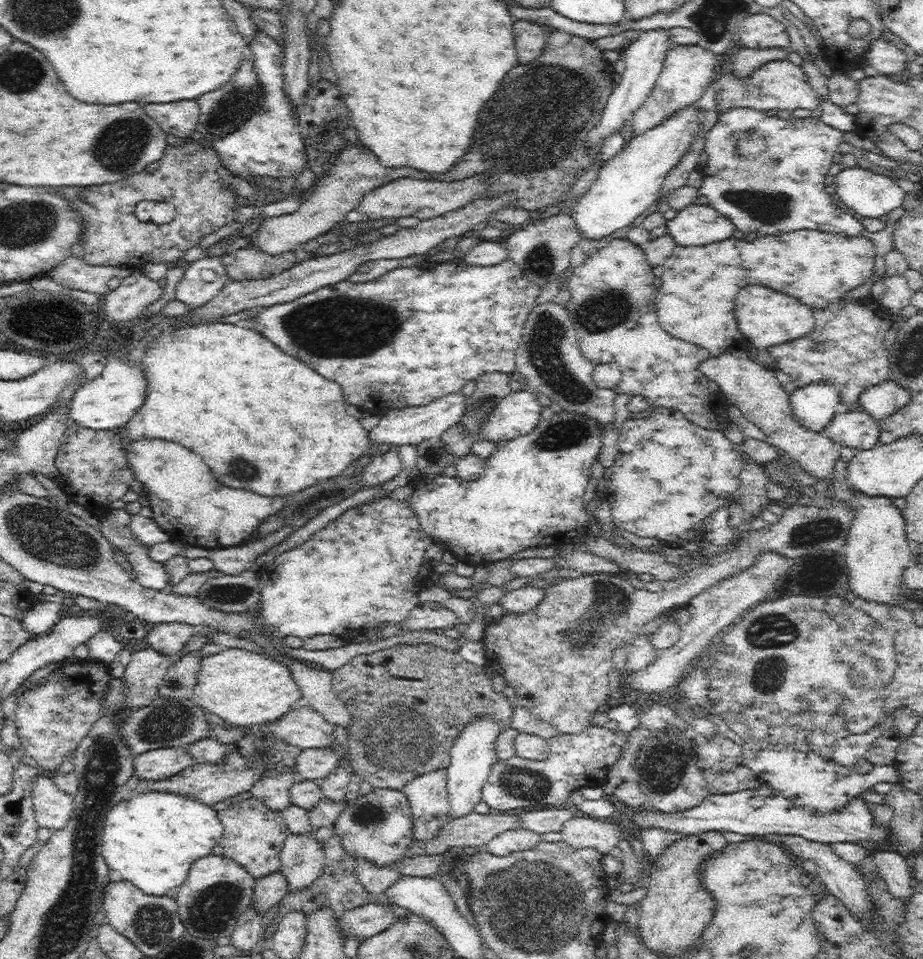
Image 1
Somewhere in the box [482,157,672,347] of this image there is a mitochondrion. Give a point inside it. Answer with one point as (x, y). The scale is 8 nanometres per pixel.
(601, 312)

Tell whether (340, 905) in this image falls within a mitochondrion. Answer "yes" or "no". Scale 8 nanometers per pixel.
no

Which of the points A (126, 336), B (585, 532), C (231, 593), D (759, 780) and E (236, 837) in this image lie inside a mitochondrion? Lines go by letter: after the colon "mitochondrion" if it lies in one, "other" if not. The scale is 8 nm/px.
A: other
B: other
C: mitochondrion
D: other
E: other

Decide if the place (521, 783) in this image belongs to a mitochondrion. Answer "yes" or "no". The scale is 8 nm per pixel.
yes

